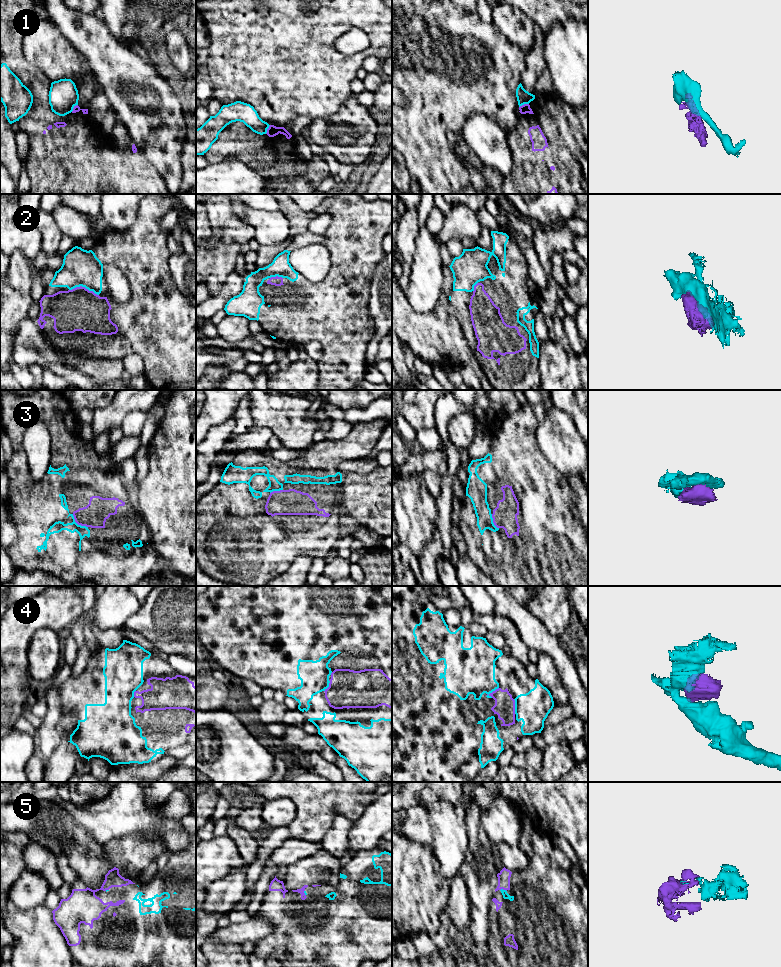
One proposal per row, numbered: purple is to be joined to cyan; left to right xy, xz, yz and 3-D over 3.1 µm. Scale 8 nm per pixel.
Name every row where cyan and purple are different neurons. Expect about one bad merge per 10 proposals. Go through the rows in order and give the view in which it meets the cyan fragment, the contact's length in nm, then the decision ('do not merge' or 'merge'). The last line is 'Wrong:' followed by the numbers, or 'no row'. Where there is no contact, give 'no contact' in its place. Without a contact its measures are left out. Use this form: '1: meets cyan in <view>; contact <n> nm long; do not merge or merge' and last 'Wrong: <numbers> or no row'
1: meets cyan in yz; contact 90 nm long; do not merge
2: meets cyan in xy; contact 240 nm long; merge
3: meets cyan in xy; contact 170 nm long; merge
4: meets cyan in yz; contact 130 nm long; merge
5: meets cyan in yz; contact 60 nm long; merge
Wrong: 1

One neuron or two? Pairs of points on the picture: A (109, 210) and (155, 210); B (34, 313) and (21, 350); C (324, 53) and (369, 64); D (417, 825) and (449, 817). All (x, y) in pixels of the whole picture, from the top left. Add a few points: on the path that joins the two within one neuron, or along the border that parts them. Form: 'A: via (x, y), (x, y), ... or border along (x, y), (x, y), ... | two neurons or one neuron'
A: border along (139, 204), (135, 221), (124, 230) | two neurons
B: border along (28, 317), (36, 321) | two neurons
C: border along (381, 61), (374, 56), (368, 55), (361, 67) | two neurons
D: border along (426, 807), (429, 813), (433, 845) | two neurons

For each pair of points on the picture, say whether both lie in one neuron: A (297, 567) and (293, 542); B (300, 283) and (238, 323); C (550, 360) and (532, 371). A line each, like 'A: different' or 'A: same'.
A: different
B: different
C: different

